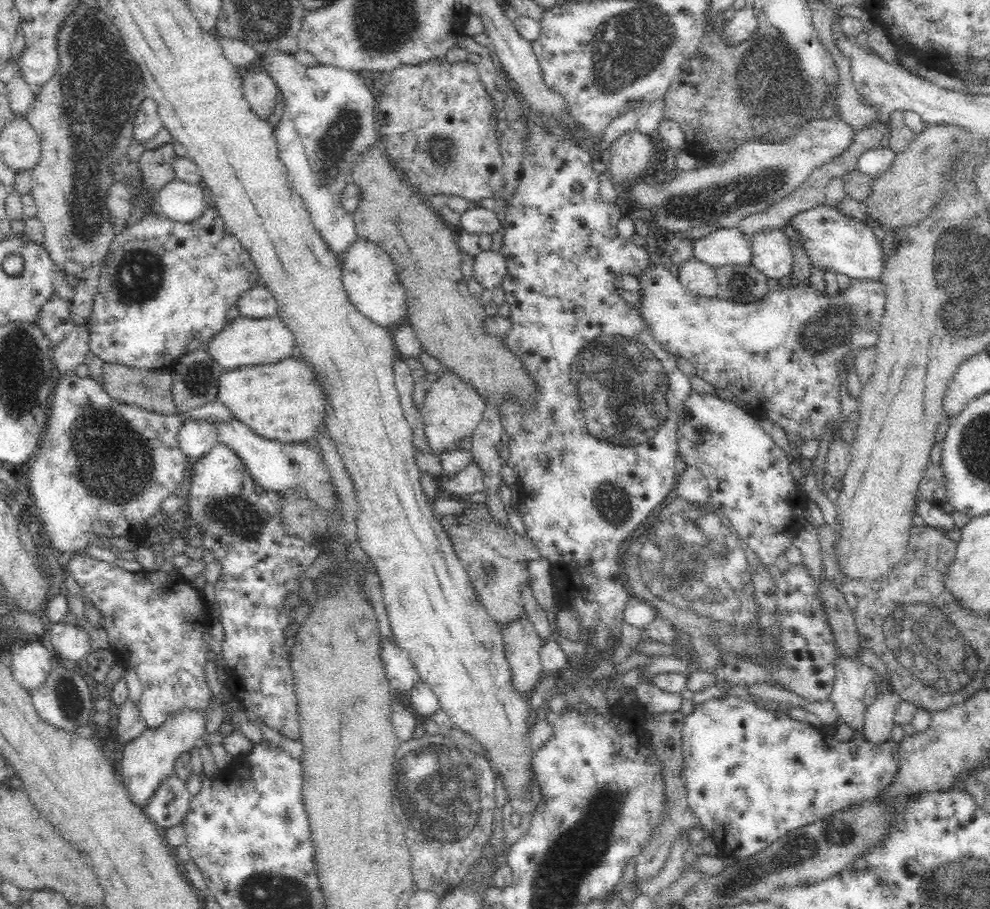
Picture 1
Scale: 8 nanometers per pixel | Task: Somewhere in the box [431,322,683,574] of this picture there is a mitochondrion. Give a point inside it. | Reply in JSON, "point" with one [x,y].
{"point":[623,392]}

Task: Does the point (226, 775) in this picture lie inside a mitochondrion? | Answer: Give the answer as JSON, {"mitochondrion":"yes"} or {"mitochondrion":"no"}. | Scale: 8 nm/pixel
{"mitochondrion":"no"}

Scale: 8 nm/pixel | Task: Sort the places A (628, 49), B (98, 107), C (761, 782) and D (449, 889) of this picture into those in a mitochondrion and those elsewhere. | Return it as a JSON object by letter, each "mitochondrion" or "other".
{"A":"mitochondrion","B":"mitochondrion","C":"other","D":"other"}

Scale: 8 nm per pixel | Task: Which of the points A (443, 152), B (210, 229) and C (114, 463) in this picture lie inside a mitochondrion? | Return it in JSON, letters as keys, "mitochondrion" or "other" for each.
{"A":"mitochondrion","B":"other","C":"mitochondrion"}

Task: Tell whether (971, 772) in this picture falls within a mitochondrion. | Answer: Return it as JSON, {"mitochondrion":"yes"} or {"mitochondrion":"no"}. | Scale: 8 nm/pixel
{"mitochondrion":"no"}

